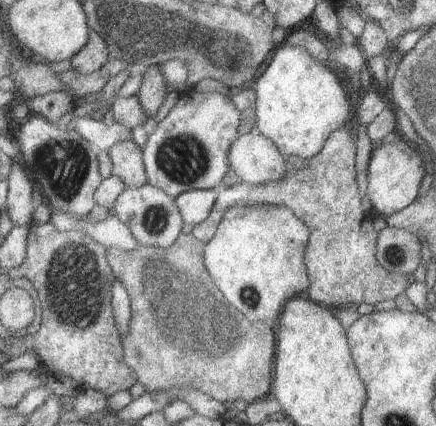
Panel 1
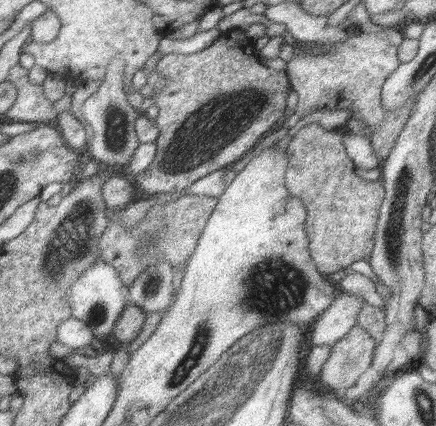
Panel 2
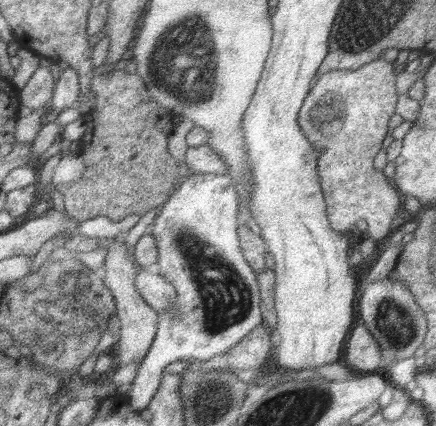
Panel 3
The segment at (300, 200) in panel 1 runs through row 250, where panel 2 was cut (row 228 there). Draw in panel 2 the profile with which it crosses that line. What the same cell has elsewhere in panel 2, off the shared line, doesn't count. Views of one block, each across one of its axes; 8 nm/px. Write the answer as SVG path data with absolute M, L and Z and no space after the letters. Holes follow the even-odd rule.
M313 122L301 128L285 148L289 154L285 186L307 208L305 232L309 238L309 254L317 270L327 276L345 270L355 260L363 260L373 252L379 206L385 198L381 186L369 184L355 174L353 160L343 146L343 134L347 134L345 128L325 130Z

